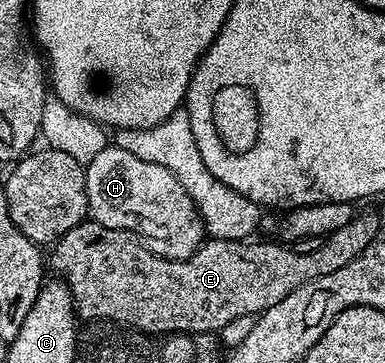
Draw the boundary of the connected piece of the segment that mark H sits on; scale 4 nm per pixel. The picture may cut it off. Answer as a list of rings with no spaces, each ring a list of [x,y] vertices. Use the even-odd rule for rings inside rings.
[[[108,144],[85,166],[85,173],[90,217],[105,228],[138,231],[163,258],[188,258],[203,245],[204,218],[177,176],[161,164],[138,159],[132,152]]]

